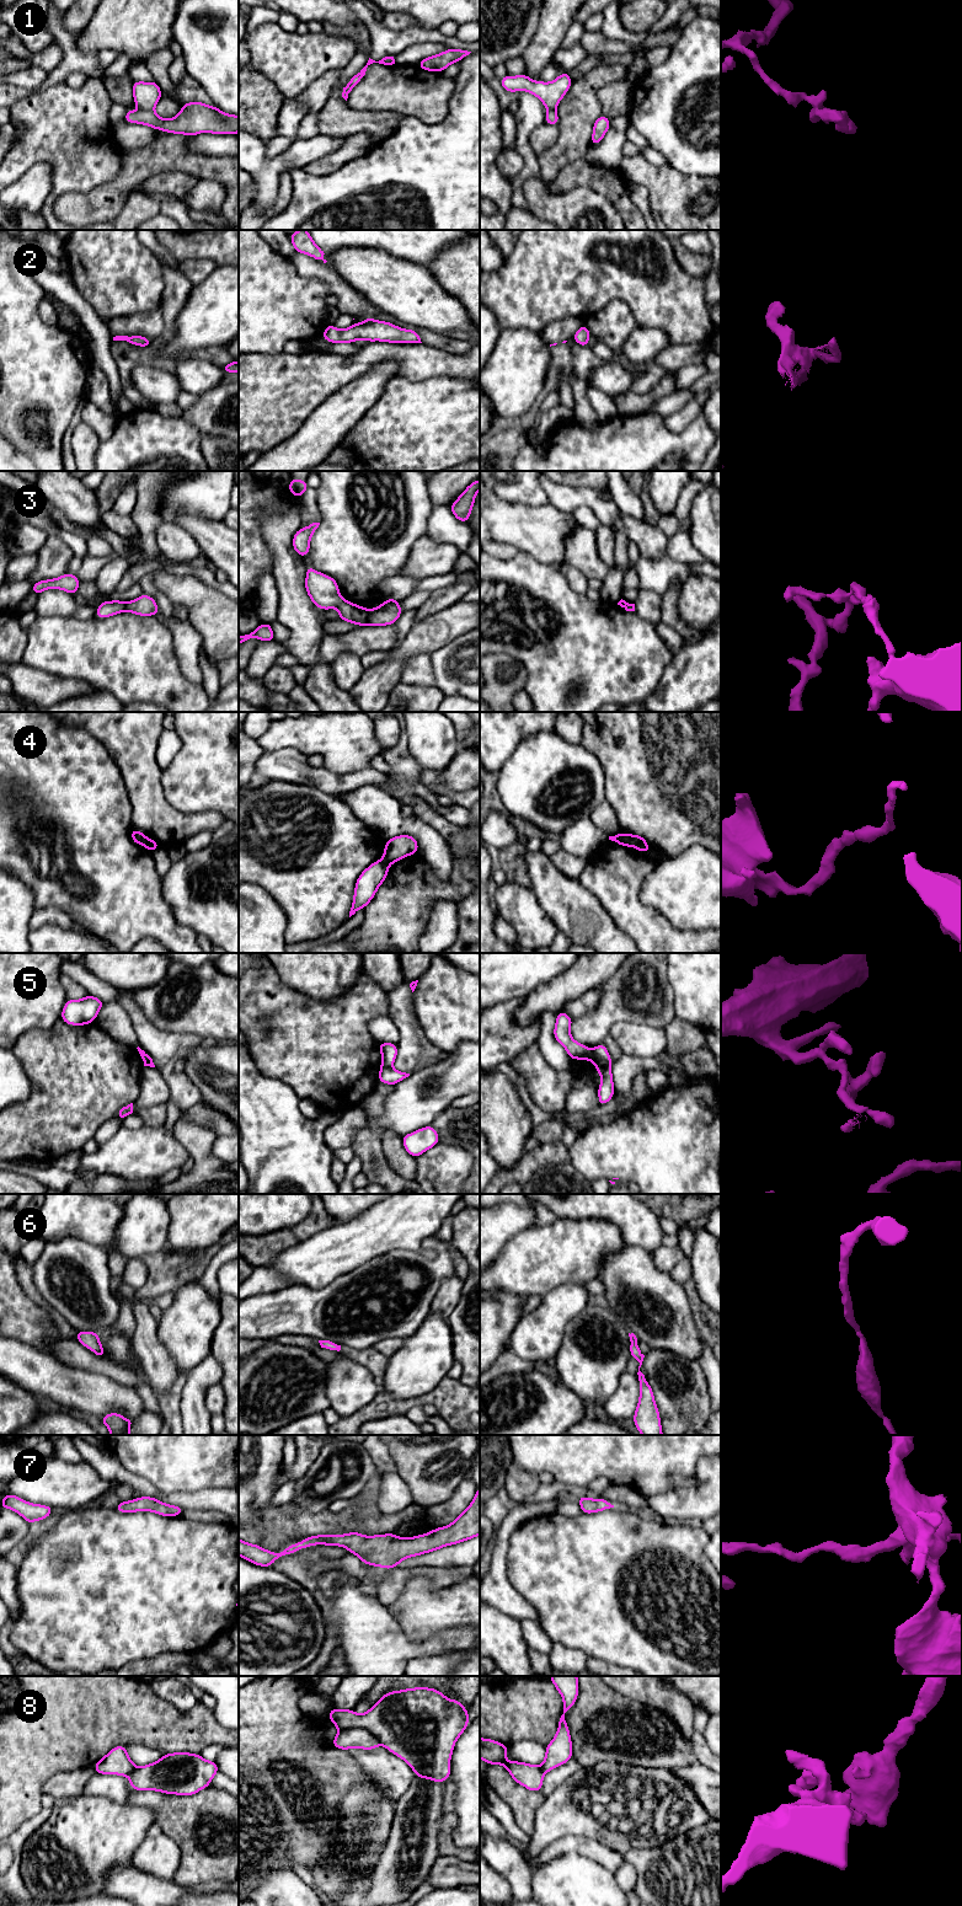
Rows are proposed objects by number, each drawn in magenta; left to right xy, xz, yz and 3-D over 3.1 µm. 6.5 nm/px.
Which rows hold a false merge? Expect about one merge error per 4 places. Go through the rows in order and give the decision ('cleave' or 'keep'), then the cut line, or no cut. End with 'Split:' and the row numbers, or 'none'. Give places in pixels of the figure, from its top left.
1: cleave | xy (140, 108), (153, 111)
2: cleave | xz (375, 321), (364, 324)
3: cleave | xz (370, 610), (365, 622)
4: cleave | yz (626, 835), (632, 845)
5: cleave | xz (381, 1066), (390, 1067)
6: keep | no cut
7: keep | no cut
8: cleave | xz (338, 1729), (365, 1729), (381, 1744)
Split: 1, 2, 3, 4, 5, 8

